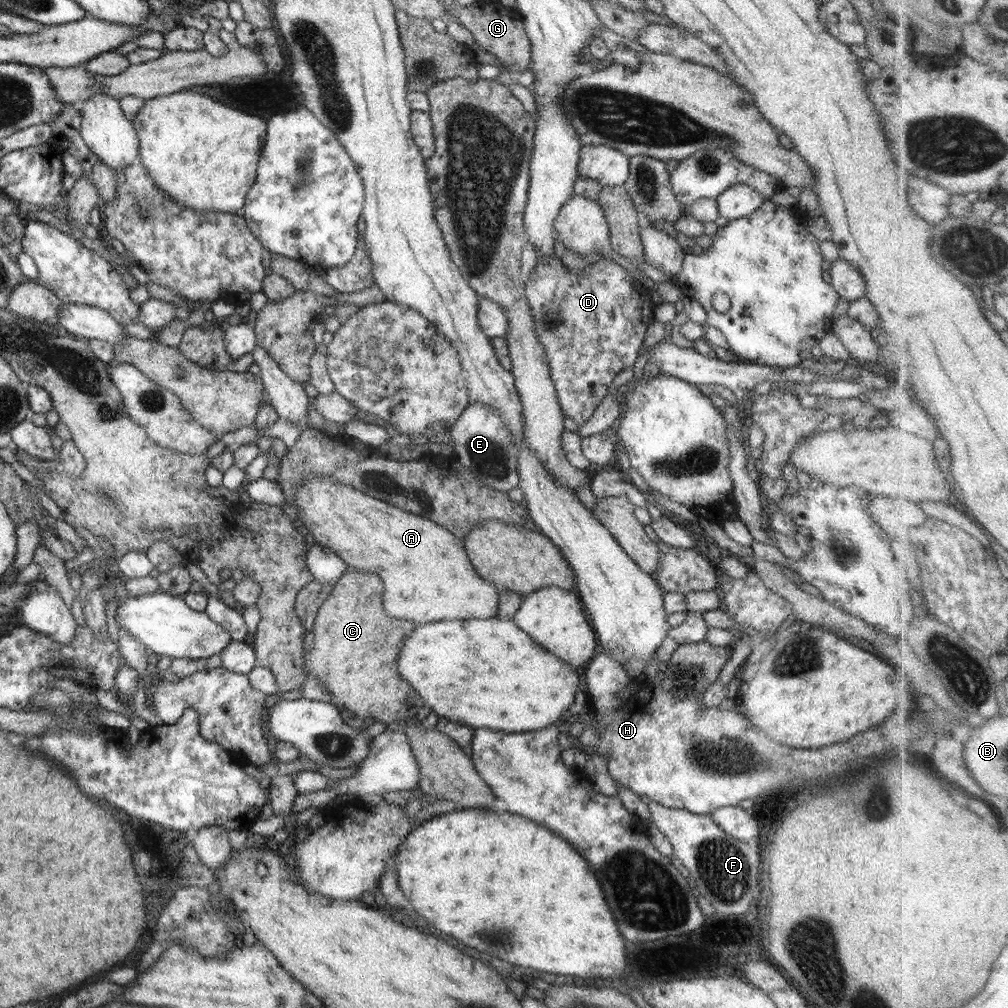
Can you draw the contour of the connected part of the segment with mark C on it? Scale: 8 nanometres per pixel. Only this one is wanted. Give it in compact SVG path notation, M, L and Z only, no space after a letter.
M347 569L347 572L333 585L331 593L323 602L316 615L313 627L313 643L309 651L305 652L305 673L312 674L329 692L329 702L339 708L347 718L349 715L365 719L368 722L401 722L406 718L413 718L424 706L422 697L400 675L398 675L397 658L400 644L406 636L416 628L416 624L408 620L390 618L382 608L382 580L368 572Z

